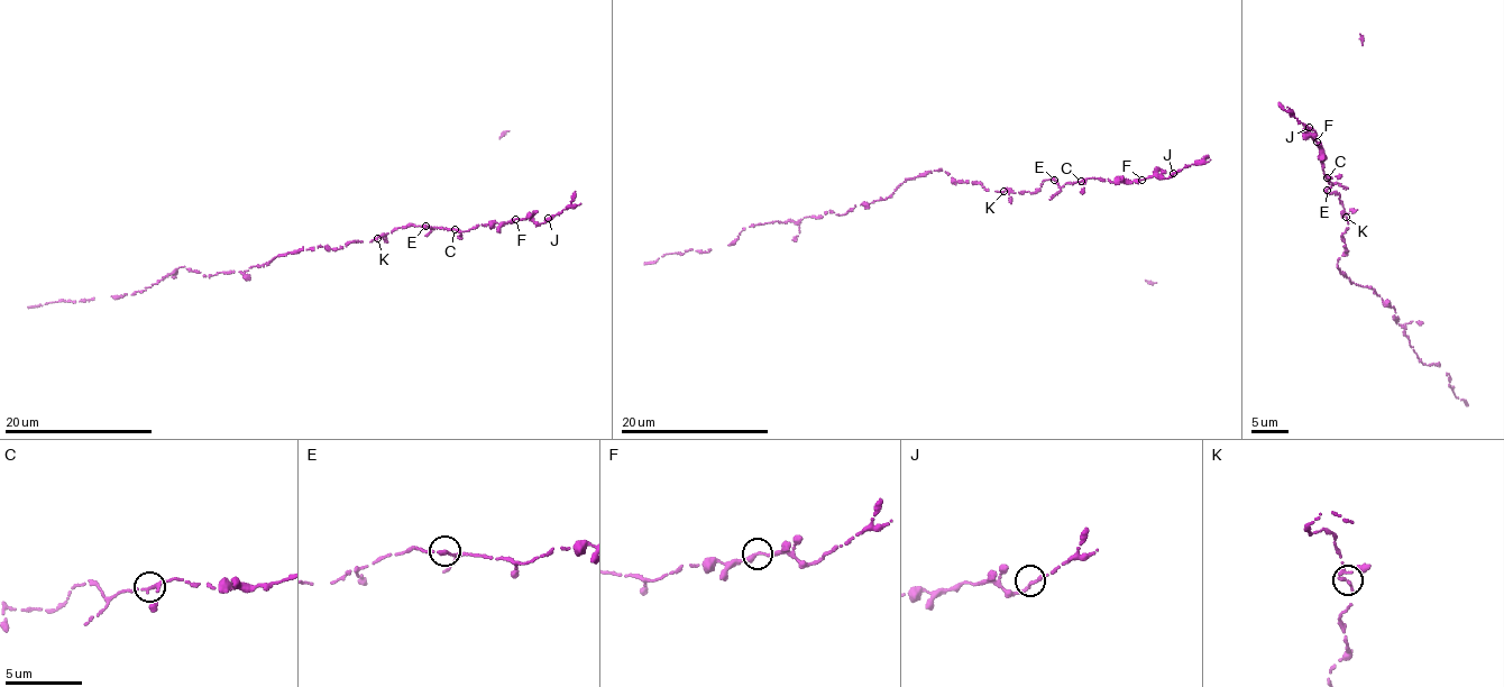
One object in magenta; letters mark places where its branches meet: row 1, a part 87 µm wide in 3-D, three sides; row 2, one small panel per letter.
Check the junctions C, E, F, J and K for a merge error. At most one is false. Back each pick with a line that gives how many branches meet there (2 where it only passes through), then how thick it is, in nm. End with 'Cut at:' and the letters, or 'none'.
Cut at: none

